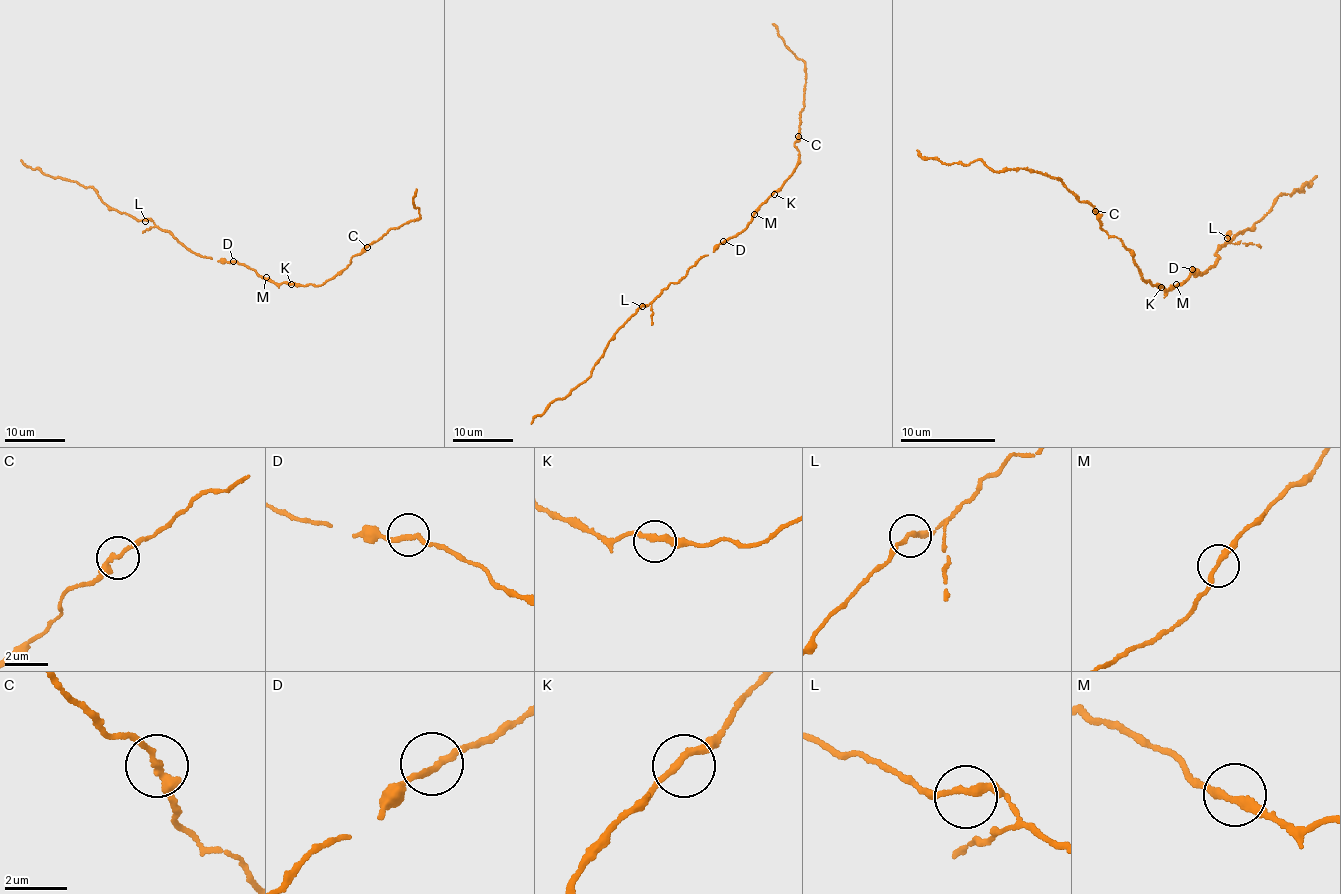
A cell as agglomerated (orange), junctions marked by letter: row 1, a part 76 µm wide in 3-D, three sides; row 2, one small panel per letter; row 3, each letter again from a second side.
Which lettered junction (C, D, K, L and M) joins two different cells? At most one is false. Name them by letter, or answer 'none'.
none

